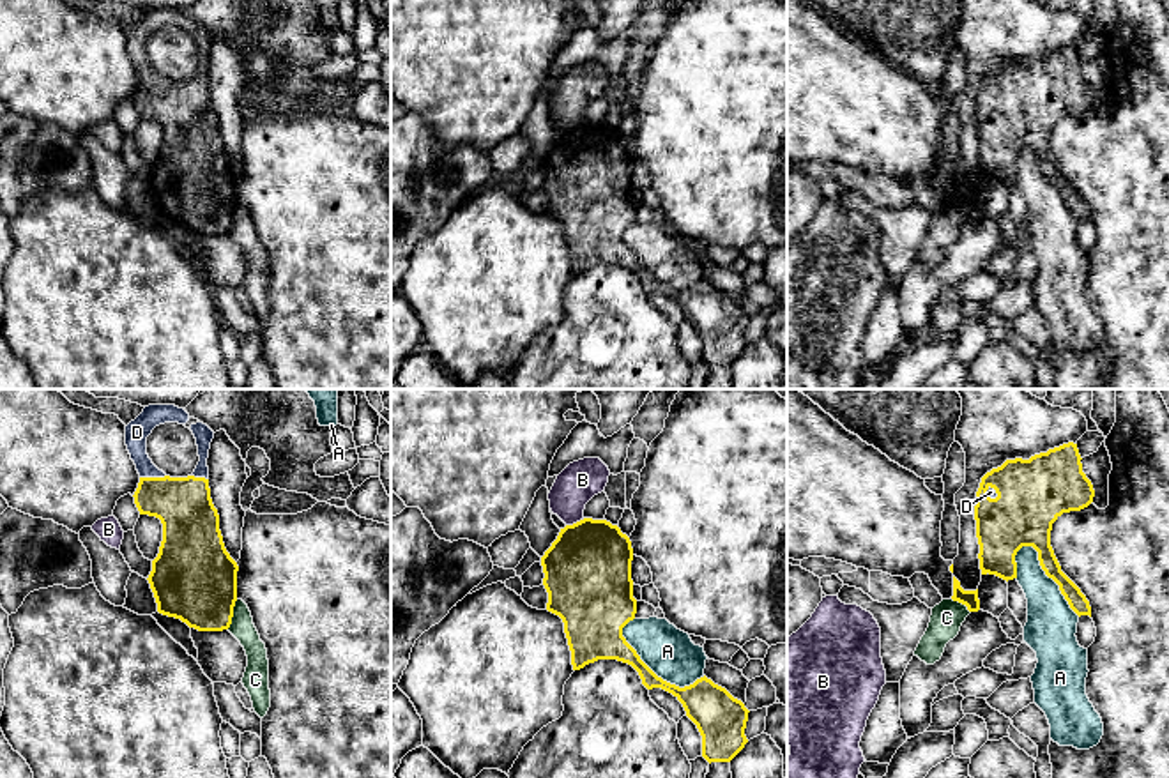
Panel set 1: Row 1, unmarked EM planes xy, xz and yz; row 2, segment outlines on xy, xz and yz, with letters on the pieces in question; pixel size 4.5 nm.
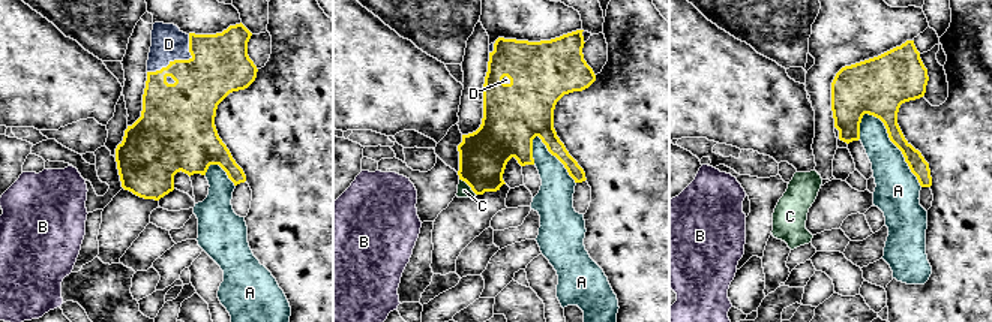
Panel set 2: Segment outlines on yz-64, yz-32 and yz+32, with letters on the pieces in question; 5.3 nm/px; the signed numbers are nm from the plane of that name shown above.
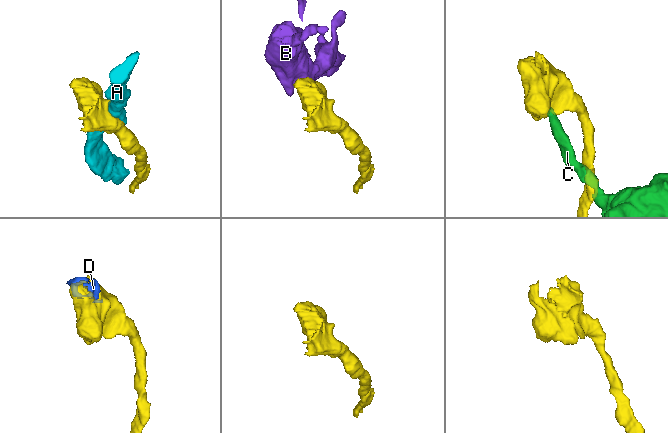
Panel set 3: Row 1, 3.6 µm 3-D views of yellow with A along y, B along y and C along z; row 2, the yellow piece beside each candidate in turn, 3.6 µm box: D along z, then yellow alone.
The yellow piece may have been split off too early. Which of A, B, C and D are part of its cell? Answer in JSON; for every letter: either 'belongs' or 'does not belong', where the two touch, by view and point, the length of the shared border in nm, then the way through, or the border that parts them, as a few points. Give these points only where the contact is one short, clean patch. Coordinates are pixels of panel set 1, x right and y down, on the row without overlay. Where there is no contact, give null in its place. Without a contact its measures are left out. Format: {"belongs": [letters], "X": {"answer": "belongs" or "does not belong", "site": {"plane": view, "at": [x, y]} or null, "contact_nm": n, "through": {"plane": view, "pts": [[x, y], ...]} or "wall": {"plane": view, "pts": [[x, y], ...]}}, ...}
{"belongs": ["D"], "A": {"answer": "does not belong", "site": {"plane": "yz", "at": [1049, 181]}, "contact_nm": 420}, "B": {"answer": "does not belong", "site": {"plane": "xz", "at": [577, 126]}, "contact_nm": 90, "wall": {"plane": "xz", "pts": [[584, 122], [566, 129]]}}, "C": {"answer": "does not belong", "site": {"plane": "xy", "at": [232, 218]}, "contact_nm": 140, "wall": {"plane": "xy", "pts": [[237, 204], [232, 214], [232, 227], [227, 232]]}}, "D": {"answer": "belongs", "site": {"plane": "xy", "at": [152, 82]}, "contact_nm": 120}}

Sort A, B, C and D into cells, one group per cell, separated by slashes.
A / B / C / D

